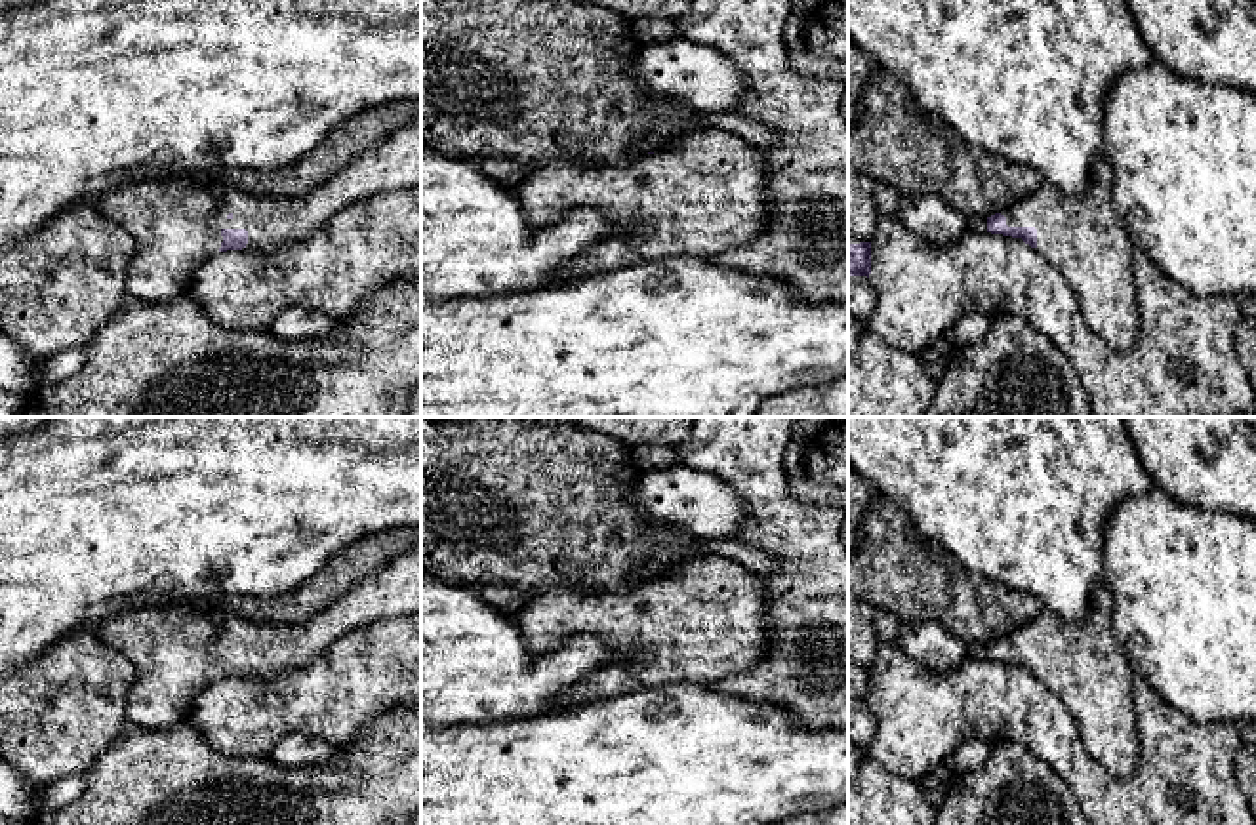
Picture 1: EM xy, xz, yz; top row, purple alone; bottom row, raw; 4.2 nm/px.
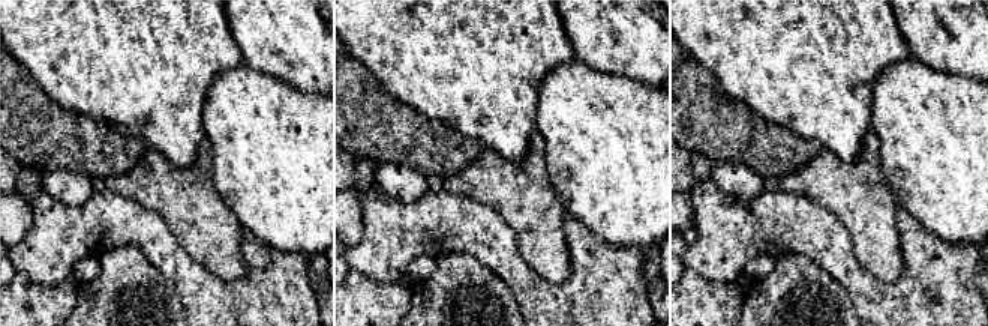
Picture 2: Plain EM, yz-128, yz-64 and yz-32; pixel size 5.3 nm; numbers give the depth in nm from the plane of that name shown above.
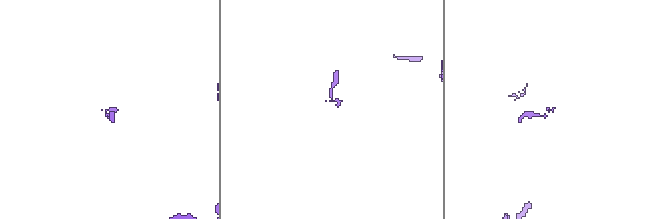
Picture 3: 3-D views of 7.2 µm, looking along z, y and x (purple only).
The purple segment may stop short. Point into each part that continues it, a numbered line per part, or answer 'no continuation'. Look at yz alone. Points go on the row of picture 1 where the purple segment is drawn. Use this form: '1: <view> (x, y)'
1: yz (1083, 237)

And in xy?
1: xy (176, 223)

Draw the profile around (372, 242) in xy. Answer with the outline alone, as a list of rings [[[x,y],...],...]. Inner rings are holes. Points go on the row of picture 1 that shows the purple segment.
[[[421,185],[356,200],[307,238],[271,253],[227,250],[206,259],[191,293],[210,320],[242,332],[269,332],[288,307],[311,307],[332,320],[356,314],[374,292],[421,278]]]

